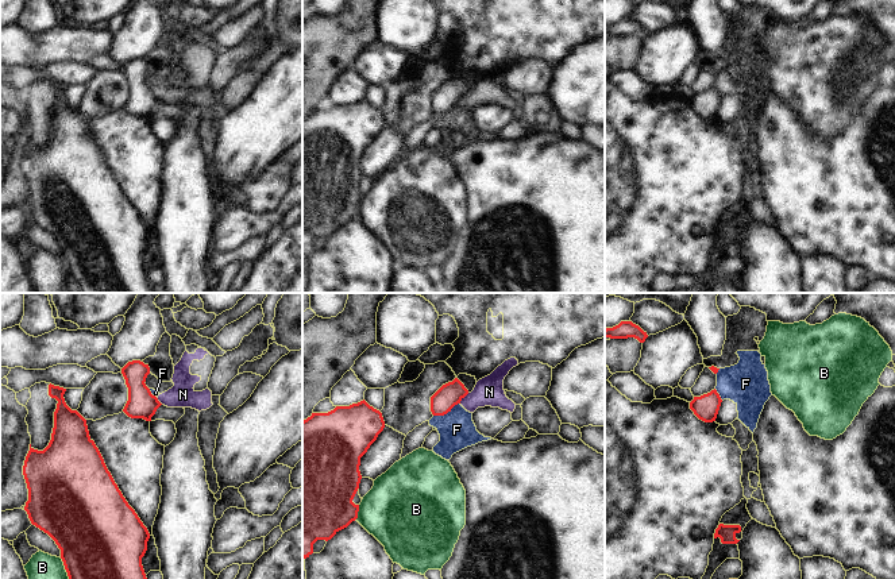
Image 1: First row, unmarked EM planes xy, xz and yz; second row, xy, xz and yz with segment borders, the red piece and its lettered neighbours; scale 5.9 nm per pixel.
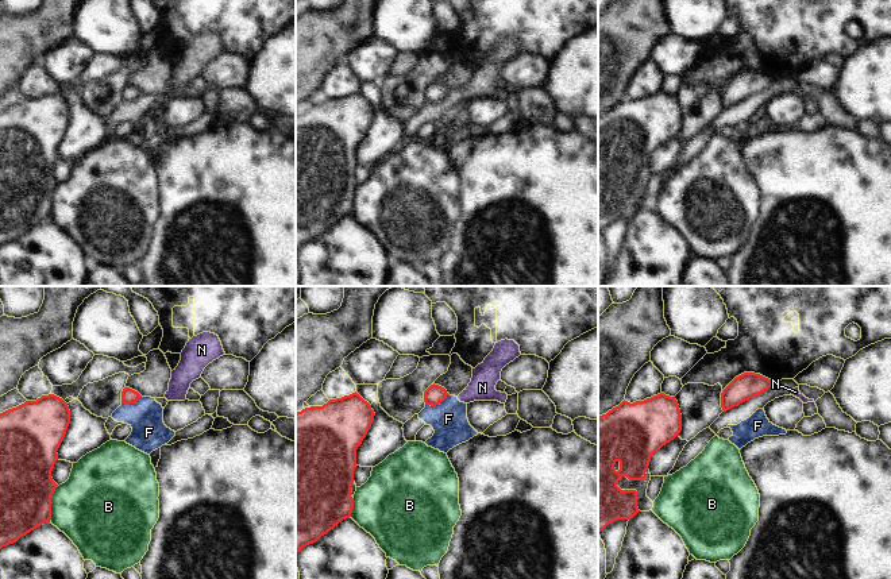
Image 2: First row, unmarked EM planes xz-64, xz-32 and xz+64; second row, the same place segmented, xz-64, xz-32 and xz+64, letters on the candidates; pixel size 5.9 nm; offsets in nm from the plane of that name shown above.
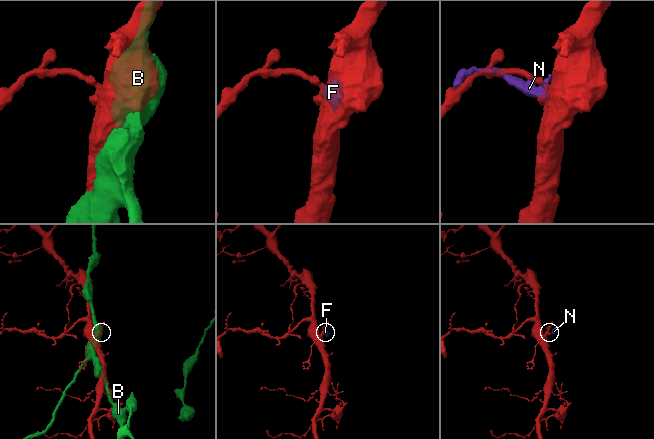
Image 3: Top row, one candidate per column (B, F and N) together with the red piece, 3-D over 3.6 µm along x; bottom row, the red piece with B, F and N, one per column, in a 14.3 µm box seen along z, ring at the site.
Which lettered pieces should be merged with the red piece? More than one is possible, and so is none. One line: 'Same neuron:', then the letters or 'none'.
Same neuron: none

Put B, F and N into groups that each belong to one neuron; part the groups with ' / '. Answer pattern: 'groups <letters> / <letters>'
groups B / F N

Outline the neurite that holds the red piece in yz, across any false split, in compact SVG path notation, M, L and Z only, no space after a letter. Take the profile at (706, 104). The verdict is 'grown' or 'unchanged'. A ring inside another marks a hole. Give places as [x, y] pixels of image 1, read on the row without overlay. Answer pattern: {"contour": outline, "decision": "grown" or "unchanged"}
{"contour": "M714 86L707 92L694 94L694 97L690 100L690 107L699 117L713 120L717 116L721 100L722 97Z", "decision": "unchanged"}

